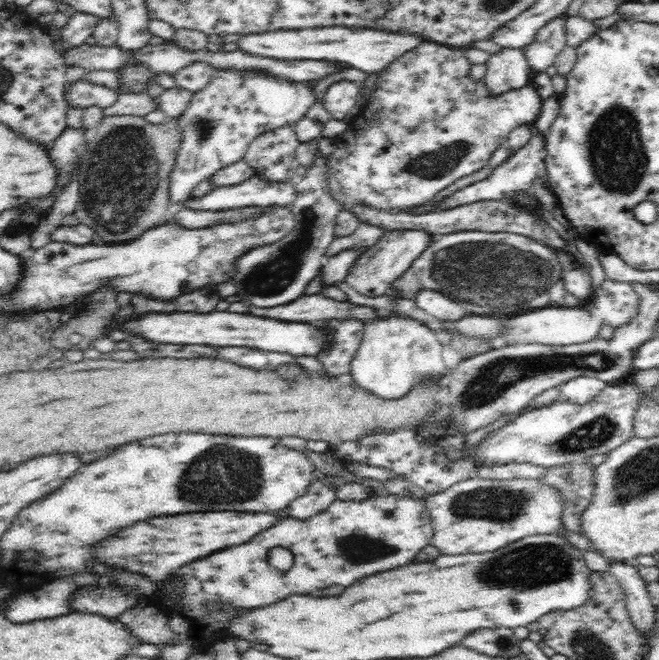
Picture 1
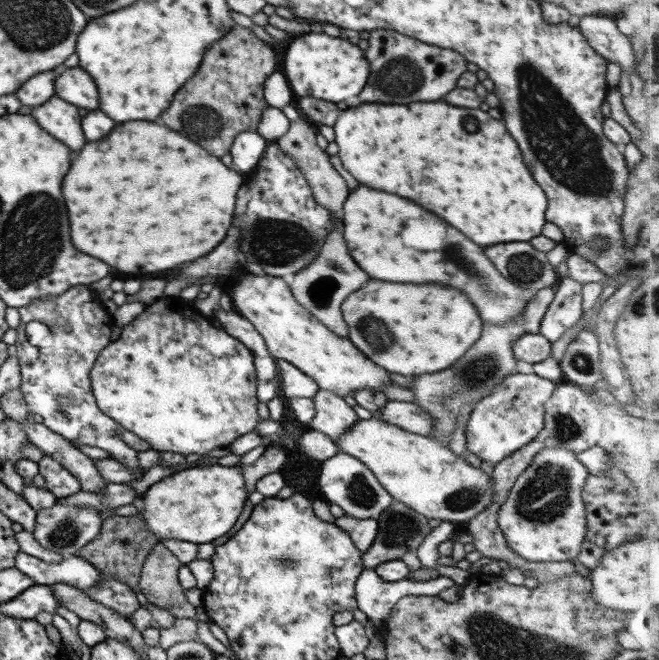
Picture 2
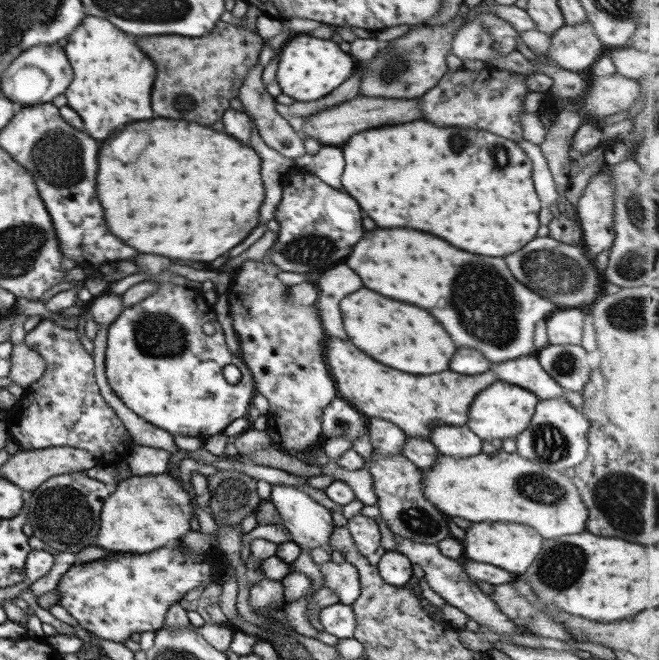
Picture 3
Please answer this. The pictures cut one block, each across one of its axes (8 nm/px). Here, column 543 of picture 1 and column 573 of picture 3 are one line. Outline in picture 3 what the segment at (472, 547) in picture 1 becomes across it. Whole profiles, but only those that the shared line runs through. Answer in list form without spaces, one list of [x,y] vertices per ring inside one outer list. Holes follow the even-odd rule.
[[[502,450],[494,455],[475,454],[469,458],[455,458],[437,454],[429,470],[421,470],[421,486],[424,498],[445,514],[459,516],[469,522],[517,522],[533,528],[543,538],[579,534],[584,531],[587,509],[580,500],[575,485],[560,471],[543,470],[537,463],[521,458],[516,452]]]

